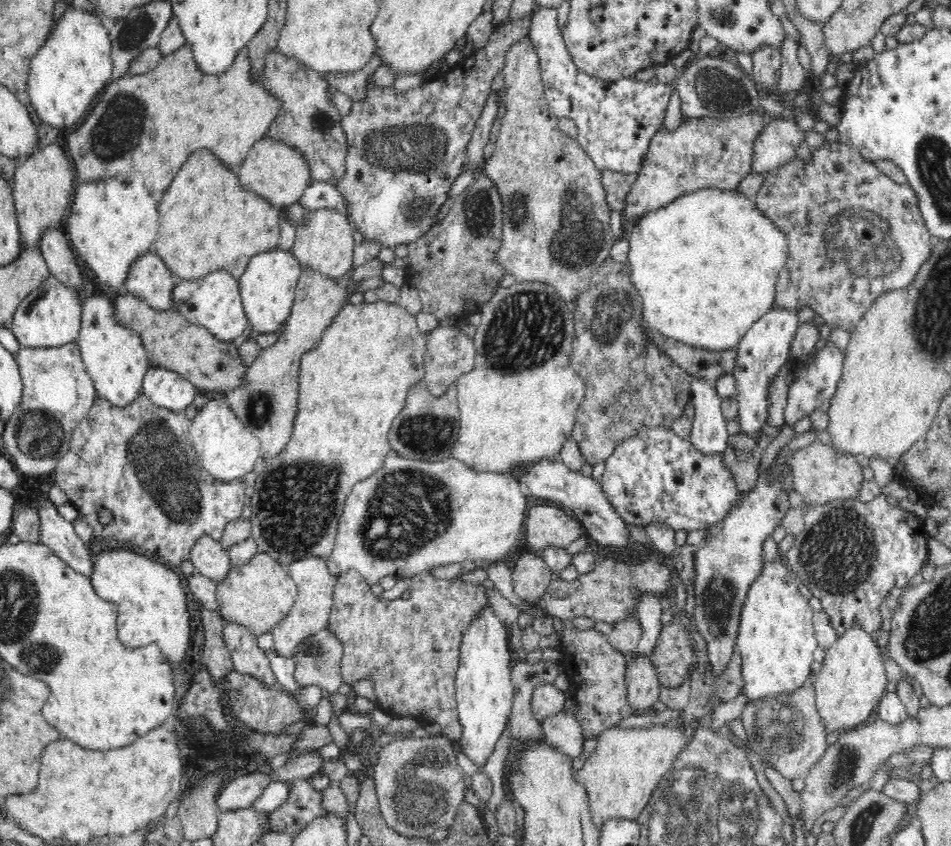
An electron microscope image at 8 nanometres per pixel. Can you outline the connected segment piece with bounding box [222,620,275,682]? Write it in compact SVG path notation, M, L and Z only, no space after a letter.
M231 620L225 621L222 641L230 655L230 661L238 672L252 674L264 682L274 682L275 677L271 672L268 657L250 629Z

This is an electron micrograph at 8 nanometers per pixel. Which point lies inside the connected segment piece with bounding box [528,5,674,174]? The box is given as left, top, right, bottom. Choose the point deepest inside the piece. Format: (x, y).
(615, 120)

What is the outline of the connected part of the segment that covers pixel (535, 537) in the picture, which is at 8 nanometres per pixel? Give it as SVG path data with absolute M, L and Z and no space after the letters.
M536 505L528 510L523 536L525 549L537 552L544 546L554 545L561 549L568 547L585 533L582 523L568 516L562 508Z

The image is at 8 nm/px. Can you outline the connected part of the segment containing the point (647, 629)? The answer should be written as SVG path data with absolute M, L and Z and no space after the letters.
M644 597L637 610L637 620L641 624L642 634L636 650L632 654L652 653L662 630L663 605L656 597Z

